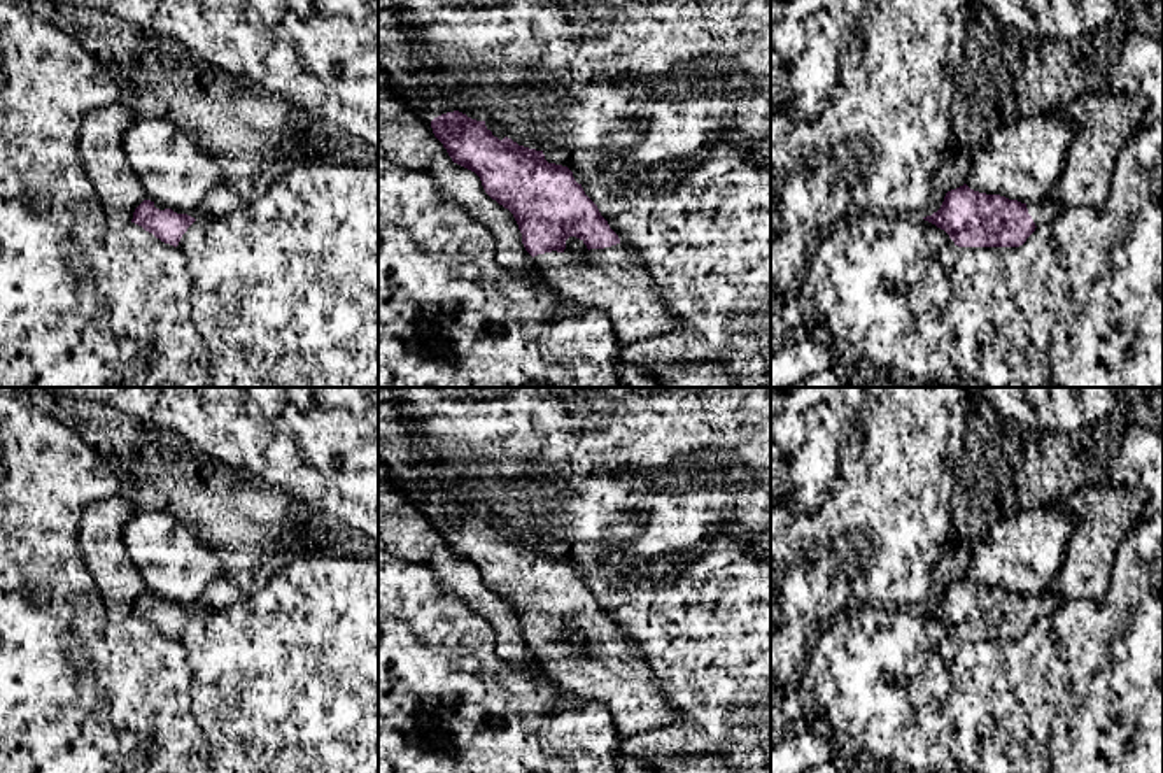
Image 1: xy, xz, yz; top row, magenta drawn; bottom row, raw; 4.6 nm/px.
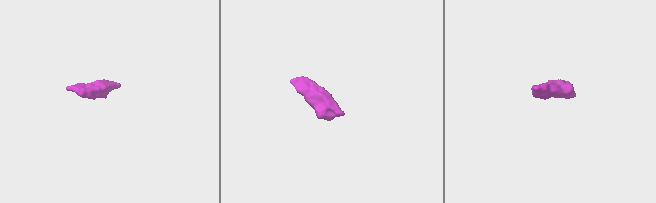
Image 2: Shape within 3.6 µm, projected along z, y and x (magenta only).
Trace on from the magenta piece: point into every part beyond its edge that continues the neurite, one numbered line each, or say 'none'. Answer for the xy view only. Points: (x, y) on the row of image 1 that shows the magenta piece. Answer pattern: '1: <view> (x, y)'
1: xy (221, 200)

